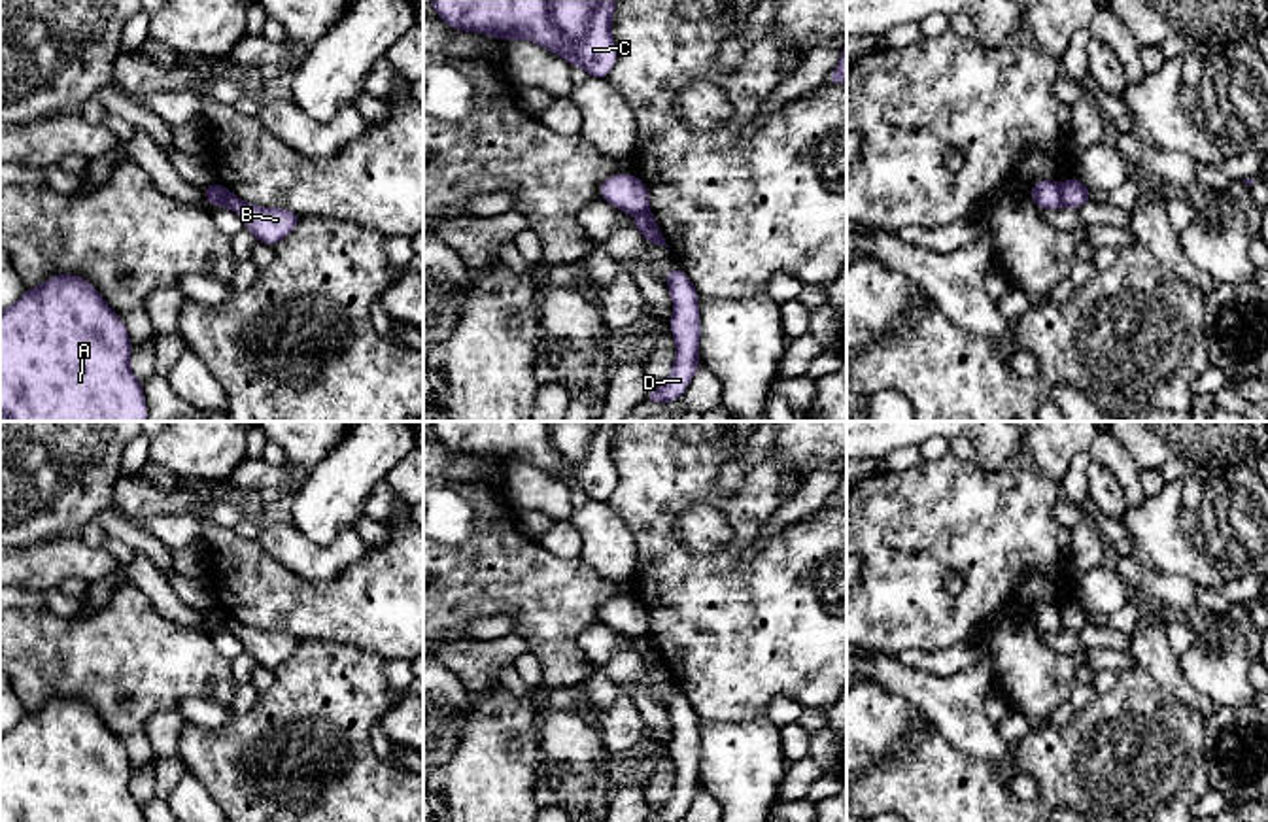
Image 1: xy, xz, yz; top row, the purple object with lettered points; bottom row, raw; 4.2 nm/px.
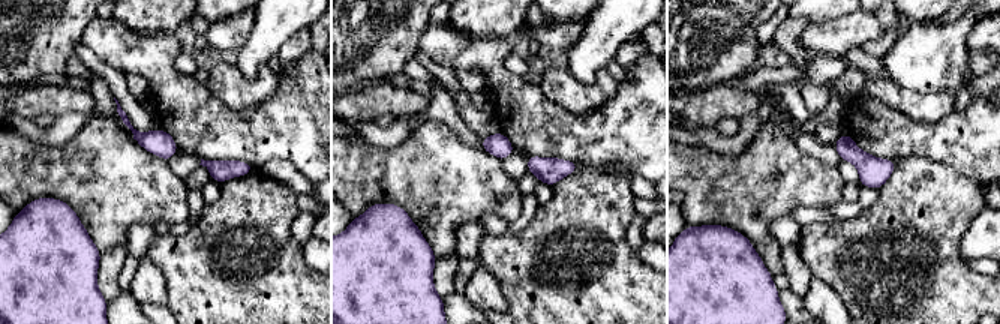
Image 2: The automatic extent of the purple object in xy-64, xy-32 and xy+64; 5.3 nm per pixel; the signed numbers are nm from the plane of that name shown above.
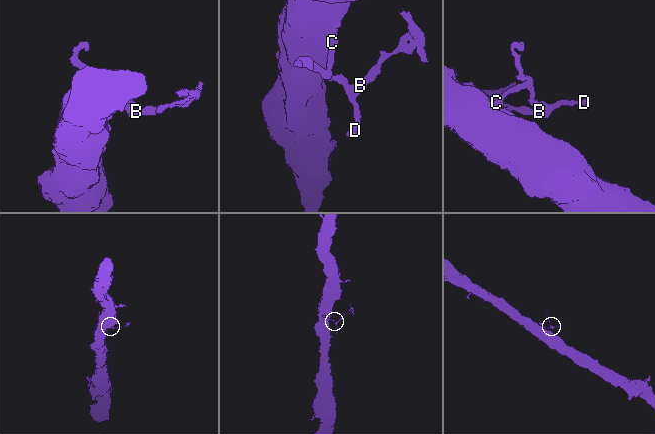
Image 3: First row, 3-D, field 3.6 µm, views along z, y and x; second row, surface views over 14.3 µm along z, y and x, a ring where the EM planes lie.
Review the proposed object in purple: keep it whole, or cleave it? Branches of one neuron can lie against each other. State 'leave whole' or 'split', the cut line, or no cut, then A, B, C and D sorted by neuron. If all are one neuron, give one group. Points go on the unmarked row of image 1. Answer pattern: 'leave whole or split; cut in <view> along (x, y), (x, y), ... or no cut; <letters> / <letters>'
split; cut in xy along (218, 607), (222, 628); A C / B D

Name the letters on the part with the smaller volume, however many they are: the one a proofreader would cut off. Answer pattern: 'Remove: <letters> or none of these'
Remove: B, D

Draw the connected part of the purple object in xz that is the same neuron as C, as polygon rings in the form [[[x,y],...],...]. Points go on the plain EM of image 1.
[[[429,421],[437,438],[461,455],[482,455],[503,465],[529,463],[556,478],[571,491],[582,489],[590,501],[607,503],[616,488],[612,438],[618,421]]]

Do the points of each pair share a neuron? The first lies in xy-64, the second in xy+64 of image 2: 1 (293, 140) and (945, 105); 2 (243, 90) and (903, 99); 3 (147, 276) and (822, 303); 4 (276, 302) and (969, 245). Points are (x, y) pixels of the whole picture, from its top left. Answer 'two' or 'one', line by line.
1: two
2: one
3: one
4: two

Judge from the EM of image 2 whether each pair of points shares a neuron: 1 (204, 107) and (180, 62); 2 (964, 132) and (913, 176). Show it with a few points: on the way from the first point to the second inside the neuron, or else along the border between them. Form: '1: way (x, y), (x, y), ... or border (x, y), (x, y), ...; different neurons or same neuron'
1: border (182, 51), (174, 60), (174, 66), (192, 75); different neurons
2: border (895, 161), (927, 158), (945, 162), (964, 174); different neurons

